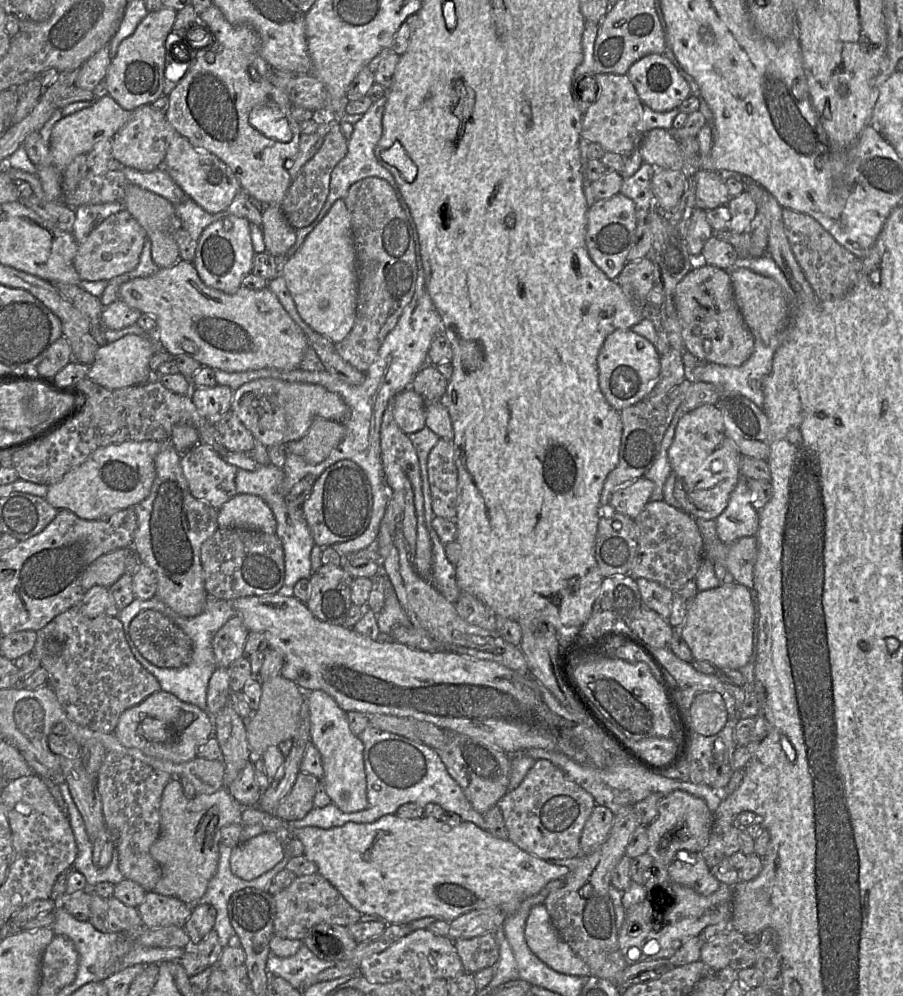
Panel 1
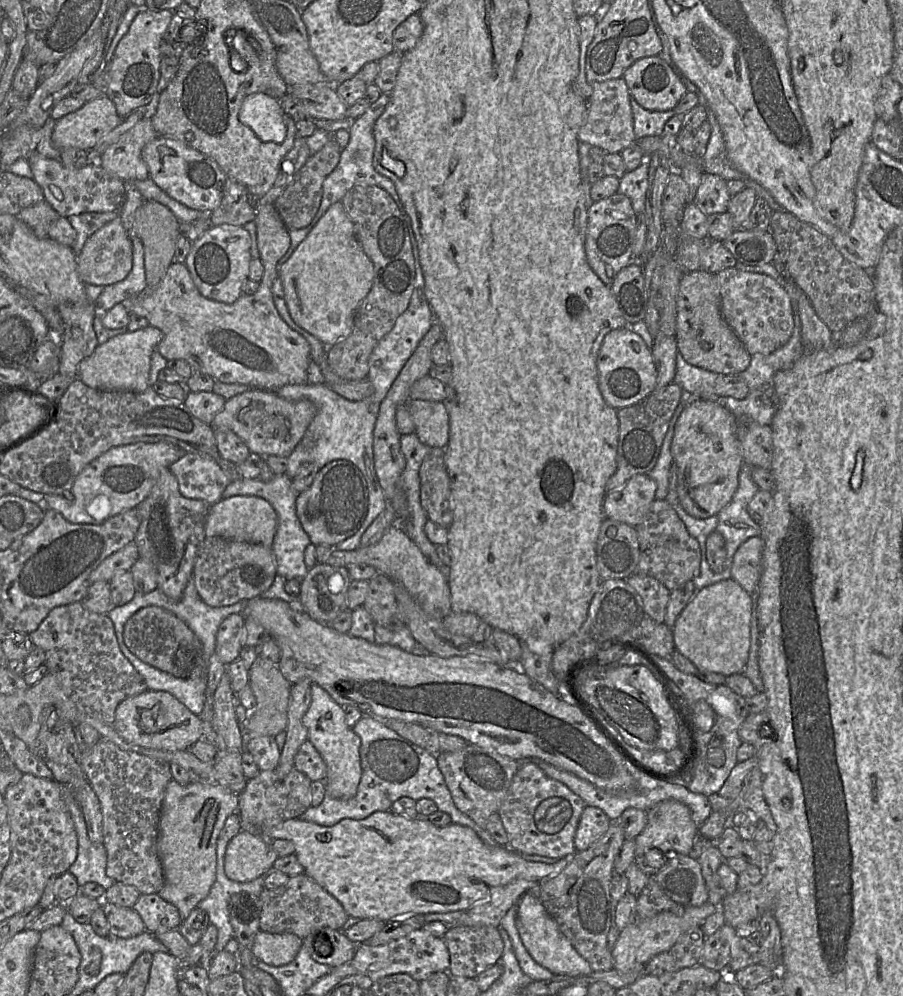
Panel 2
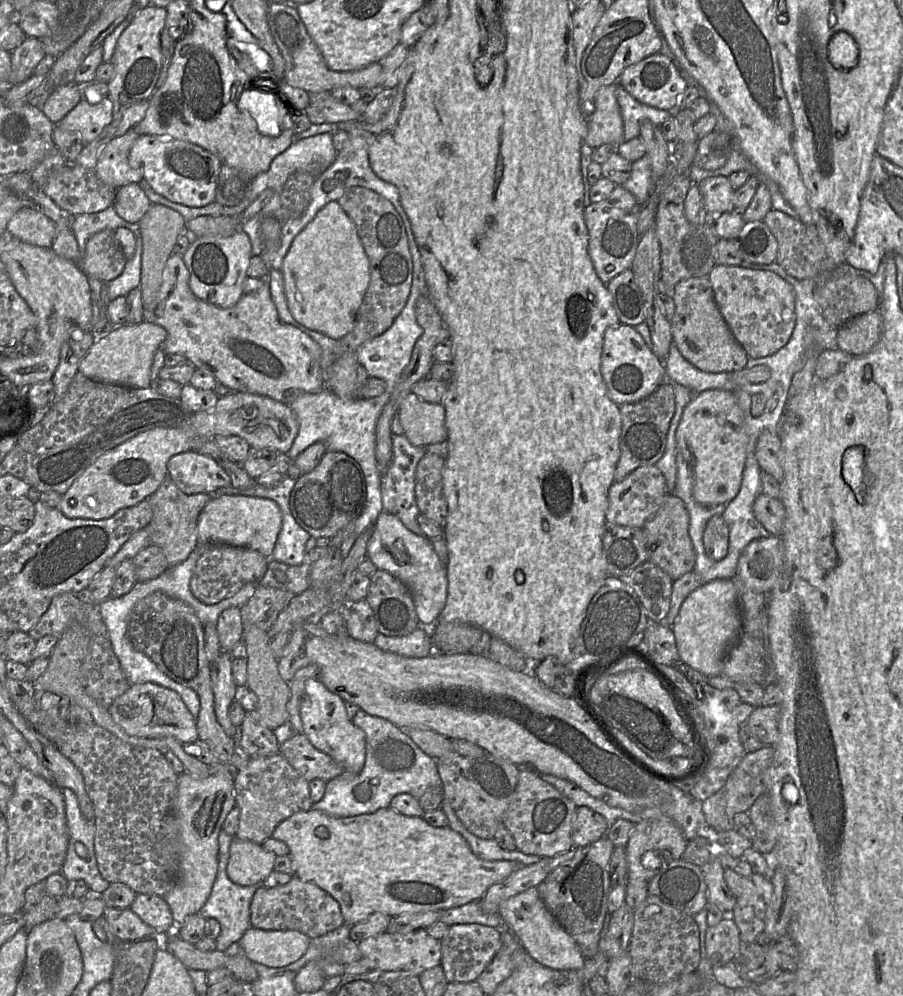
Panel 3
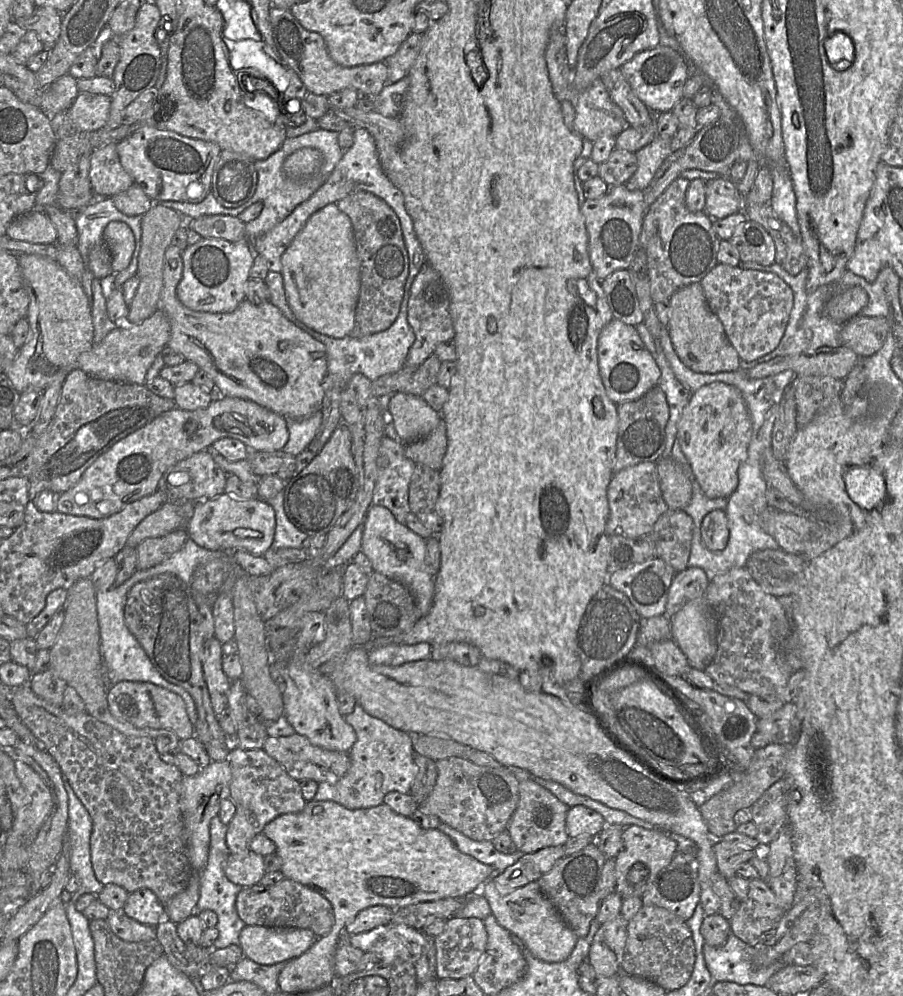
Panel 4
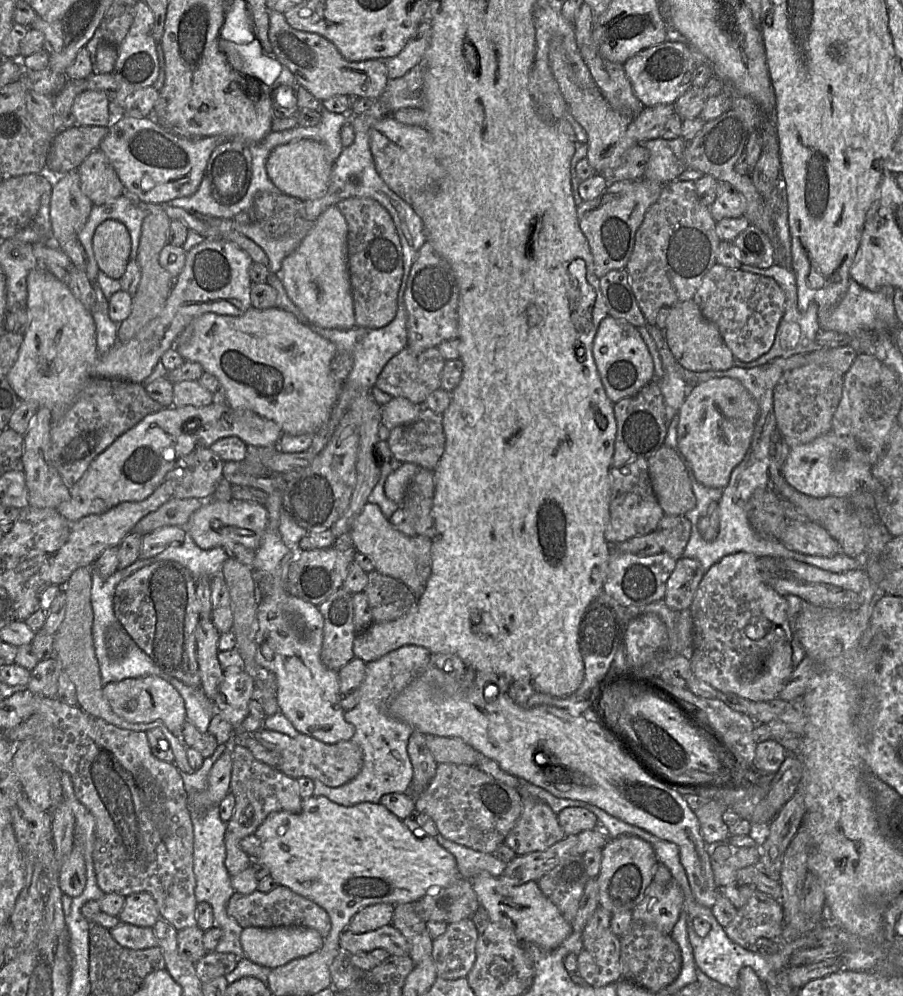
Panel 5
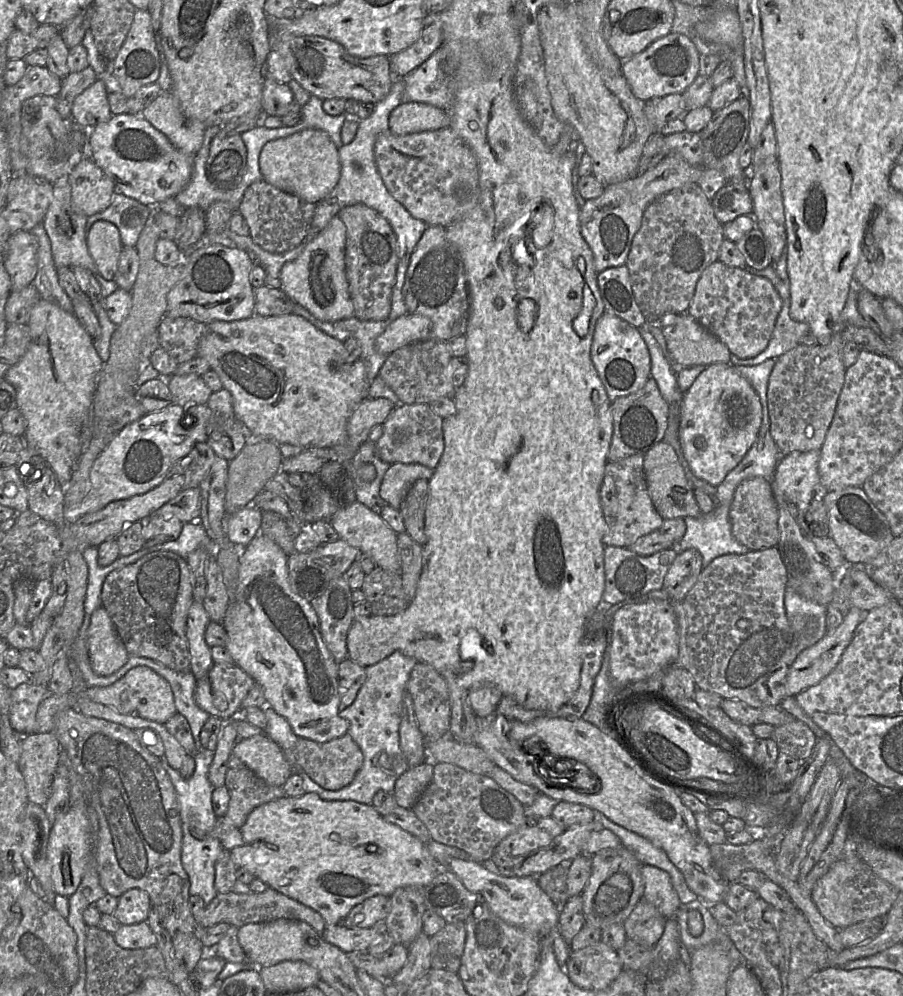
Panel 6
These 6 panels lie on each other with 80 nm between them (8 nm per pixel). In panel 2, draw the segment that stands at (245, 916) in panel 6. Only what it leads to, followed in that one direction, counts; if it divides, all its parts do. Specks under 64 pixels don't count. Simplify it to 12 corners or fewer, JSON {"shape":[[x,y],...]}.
{"shape":[[304,873],[265,888],[260,930],[340,930],[341,903]]}

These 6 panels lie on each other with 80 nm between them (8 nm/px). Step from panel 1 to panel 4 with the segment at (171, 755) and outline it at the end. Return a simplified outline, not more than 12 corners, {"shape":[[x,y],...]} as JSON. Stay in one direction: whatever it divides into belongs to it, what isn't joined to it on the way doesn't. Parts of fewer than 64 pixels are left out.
{"shape":[[150,682],[107,690],[110,713],[136,728],[194,737],[180,695]]}

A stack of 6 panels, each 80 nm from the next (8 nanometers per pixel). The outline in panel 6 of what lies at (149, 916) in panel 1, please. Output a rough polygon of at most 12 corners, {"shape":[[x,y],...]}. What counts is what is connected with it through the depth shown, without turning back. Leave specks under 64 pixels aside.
{"shape":[[130,889],[112,914],[121,925],[146,922],[149,895]]}

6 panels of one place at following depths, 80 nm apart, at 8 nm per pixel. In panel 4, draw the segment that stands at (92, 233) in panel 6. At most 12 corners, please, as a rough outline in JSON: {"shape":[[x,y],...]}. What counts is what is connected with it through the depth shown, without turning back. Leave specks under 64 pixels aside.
{"shape":[[110,222],[103,242],[114,273],[126,269],[135,249],[132,230]]}

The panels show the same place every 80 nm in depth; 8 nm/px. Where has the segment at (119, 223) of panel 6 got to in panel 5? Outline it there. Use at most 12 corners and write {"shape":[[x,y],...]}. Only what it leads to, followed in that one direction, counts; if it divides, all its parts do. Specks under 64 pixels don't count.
{"shape":[[123,194],[93,205],[78,240],[92,284],[100,272],[92,245],[96,228],[107,219],[123,223],[136,260],[142,223],[148,212]]}

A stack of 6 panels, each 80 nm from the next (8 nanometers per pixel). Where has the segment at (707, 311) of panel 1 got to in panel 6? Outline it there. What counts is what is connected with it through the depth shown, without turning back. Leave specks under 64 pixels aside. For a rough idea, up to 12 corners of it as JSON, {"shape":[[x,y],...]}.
{"shape":[[687,313],[663,330],[678,367],[731,363],[728,347]]}

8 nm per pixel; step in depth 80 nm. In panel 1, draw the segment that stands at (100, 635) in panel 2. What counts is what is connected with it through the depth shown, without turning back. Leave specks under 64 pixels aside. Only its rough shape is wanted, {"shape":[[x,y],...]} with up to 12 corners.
{"shape":[[72,607],[31,653],[67,716],[112,733],[160,691],[118,617]]}

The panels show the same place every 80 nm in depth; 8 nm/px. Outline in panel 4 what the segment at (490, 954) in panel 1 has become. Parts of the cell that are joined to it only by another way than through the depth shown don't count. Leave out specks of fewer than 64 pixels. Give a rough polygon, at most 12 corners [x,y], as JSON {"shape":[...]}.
{"shape":[[451,917],[433,938],[436,977],[472,976],[487,944],[478,918]]}

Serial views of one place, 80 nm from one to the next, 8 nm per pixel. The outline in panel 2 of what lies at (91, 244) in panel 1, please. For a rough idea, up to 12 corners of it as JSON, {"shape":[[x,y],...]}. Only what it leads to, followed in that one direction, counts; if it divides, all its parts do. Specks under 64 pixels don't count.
{"shape":[[119,217],[76,256],[85,284],[122,281],[133,244]]}

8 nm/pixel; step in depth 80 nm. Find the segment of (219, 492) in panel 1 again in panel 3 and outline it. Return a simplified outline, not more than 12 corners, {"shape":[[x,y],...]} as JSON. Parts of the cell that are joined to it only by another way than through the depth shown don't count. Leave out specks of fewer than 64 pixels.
{"shape":[[173,456],[167,477],[186,495],[212,495],[231,482],[214,459]]}

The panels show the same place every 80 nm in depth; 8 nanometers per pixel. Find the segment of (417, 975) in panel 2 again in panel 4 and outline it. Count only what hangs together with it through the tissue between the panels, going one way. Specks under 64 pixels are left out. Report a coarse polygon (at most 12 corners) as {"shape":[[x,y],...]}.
{"shape":[[405,924],[353,934],[380,962],[419,959],[426,934]]}

